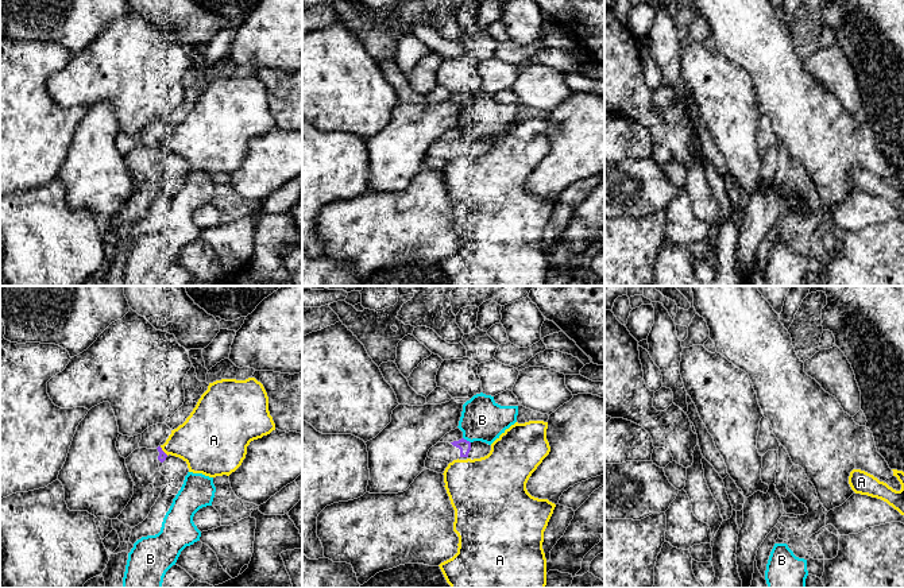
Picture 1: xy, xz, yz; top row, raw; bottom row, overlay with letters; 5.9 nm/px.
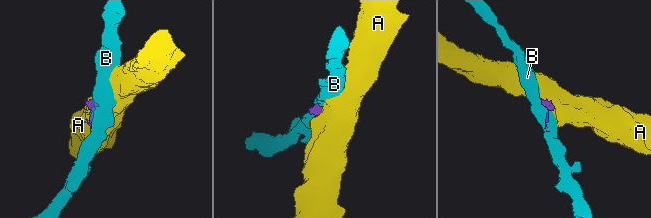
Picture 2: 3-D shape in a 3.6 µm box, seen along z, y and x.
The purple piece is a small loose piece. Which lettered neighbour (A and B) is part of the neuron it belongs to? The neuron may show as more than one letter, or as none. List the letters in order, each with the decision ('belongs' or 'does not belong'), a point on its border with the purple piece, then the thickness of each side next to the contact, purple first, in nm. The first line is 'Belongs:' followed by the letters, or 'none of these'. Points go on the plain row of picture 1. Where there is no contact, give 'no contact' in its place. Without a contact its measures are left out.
Belongs: none of these
A: does not belong; contact xy (162, 149); calibres 50 and 320 nm
B: does not belong; contact xz (466, 138); calibres 70 and 260 nm

